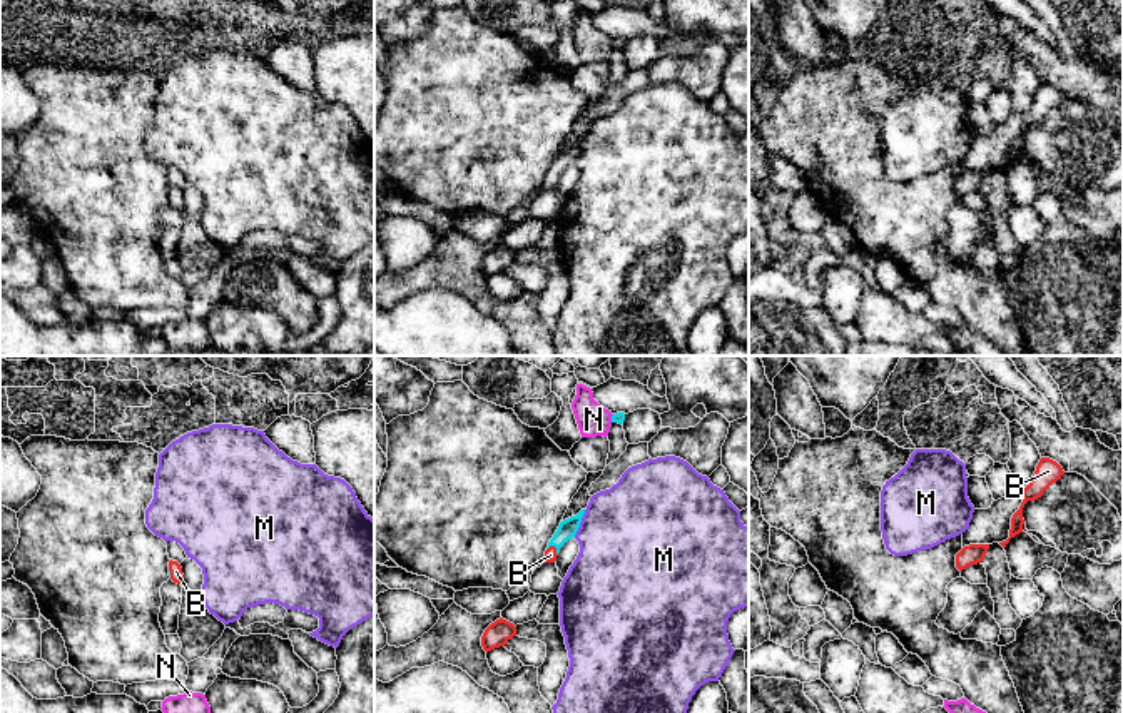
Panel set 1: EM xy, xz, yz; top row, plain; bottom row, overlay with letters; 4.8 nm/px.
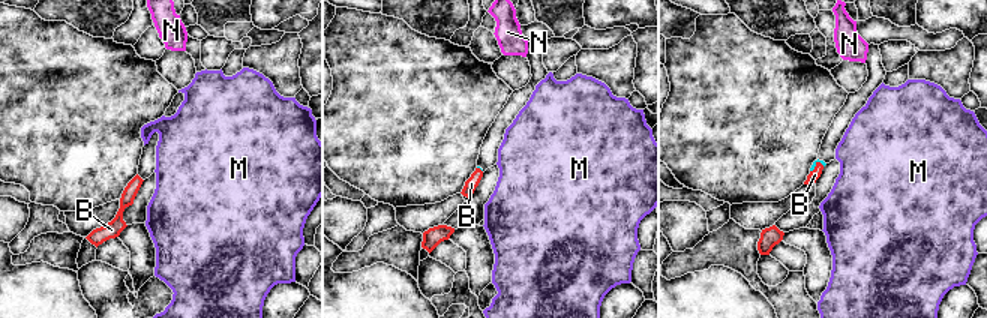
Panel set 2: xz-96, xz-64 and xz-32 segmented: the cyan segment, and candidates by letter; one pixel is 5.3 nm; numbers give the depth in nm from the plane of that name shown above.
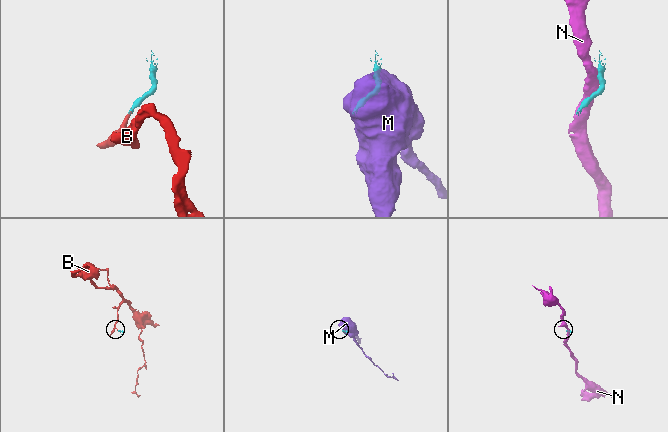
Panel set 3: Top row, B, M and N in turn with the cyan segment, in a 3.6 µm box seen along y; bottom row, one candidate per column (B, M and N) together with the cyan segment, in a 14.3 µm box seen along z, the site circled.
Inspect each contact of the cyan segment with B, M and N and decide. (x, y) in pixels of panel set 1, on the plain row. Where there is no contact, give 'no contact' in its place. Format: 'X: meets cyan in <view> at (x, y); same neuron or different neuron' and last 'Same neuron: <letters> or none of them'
B: meets cyan in xz at (557, 176); same neuron
M: meets cyan in xz at (580, 147); different neuron
N: meets cyan in xz at (612, 44); different neuron
Same neuron: B

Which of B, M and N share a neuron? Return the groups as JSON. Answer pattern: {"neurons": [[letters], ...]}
{"neurons": [["B"], ["M"], ["N"]]}

